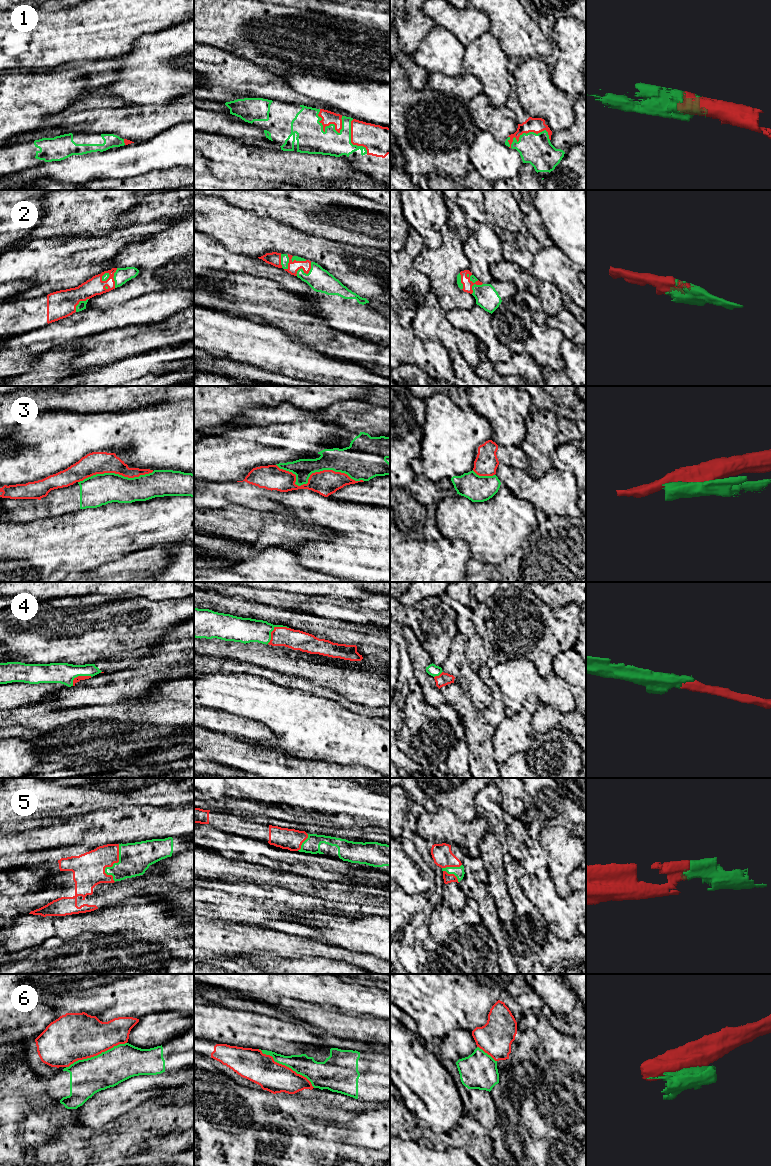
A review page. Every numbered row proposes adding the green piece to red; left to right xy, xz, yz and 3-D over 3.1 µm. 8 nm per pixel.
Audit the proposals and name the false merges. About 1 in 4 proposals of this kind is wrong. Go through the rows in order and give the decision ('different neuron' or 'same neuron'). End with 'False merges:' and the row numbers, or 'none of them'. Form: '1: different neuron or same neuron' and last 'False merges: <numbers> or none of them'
1: same neuron
2: same neuron
3: different neuron
4: same neuron
5: same neuron
6: different neuron
False merges: 3, 6

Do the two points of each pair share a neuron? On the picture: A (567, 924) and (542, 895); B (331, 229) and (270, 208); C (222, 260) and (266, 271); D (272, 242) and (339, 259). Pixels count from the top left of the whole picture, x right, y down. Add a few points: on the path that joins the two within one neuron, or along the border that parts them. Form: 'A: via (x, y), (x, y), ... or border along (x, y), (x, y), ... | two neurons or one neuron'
A: via (560, 917), (547, 902) | one neuron
B: via (316, 220), (307, 217), (298, 208), (285, 208) | one neuron
C: via (233, 262), (255, 267) | one neuron
D: via (289, 242), (297, 242), (322, 251) | one neuron

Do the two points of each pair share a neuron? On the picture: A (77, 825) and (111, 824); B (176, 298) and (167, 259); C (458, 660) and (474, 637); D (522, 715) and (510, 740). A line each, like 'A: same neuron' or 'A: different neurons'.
A: same neuron
B: different neurons
C: different neurons
D: same neuron

